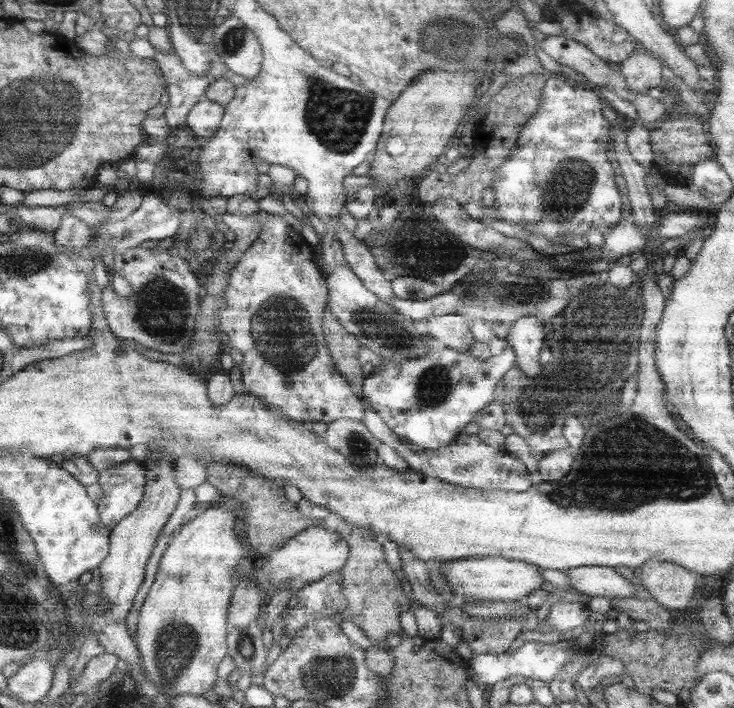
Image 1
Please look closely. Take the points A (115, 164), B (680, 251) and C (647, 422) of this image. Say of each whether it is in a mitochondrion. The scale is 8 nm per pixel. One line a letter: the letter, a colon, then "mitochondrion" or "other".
A: other
B: other
C: other

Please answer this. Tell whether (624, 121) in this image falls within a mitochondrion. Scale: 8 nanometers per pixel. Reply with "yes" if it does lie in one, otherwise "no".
no

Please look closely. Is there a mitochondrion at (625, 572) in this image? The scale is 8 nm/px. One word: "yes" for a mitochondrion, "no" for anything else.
no

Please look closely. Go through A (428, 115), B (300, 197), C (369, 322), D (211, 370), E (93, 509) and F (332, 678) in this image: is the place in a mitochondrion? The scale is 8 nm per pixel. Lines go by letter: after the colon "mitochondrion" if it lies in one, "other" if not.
A: mitochondrion
B: other
C: mitochondrion
D: other
E: other
F: mitochondrion

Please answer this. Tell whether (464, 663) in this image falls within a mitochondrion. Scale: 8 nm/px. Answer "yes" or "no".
no

